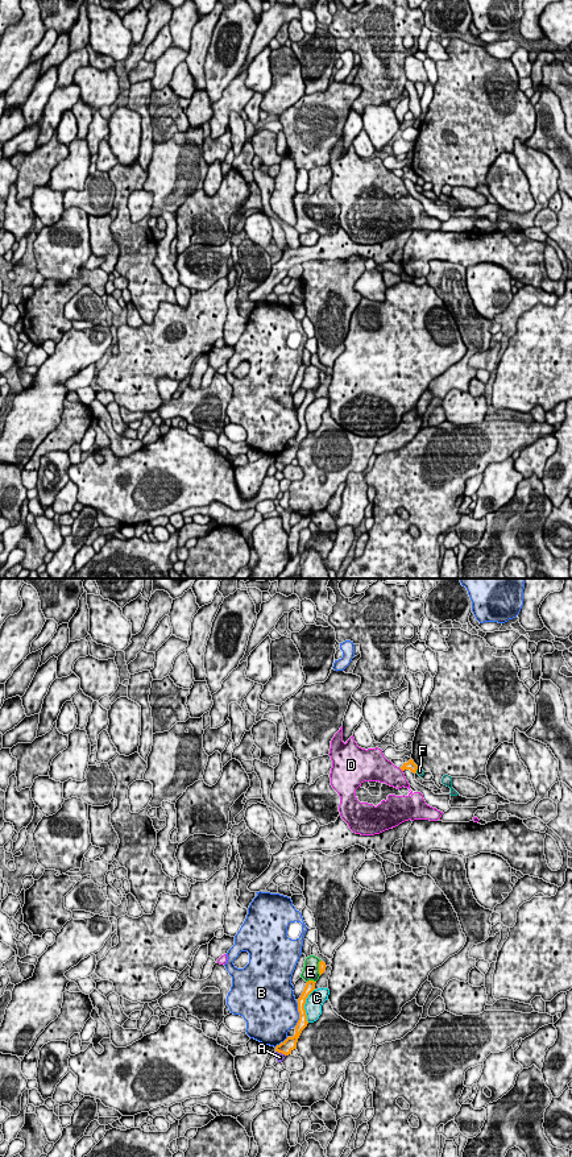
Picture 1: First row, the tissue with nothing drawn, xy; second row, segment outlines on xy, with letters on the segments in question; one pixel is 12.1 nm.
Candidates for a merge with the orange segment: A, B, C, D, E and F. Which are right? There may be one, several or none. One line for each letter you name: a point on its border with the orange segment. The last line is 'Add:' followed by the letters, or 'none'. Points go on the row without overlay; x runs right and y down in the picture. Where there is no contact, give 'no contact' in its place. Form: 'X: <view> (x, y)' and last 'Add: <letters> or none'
Add: none

